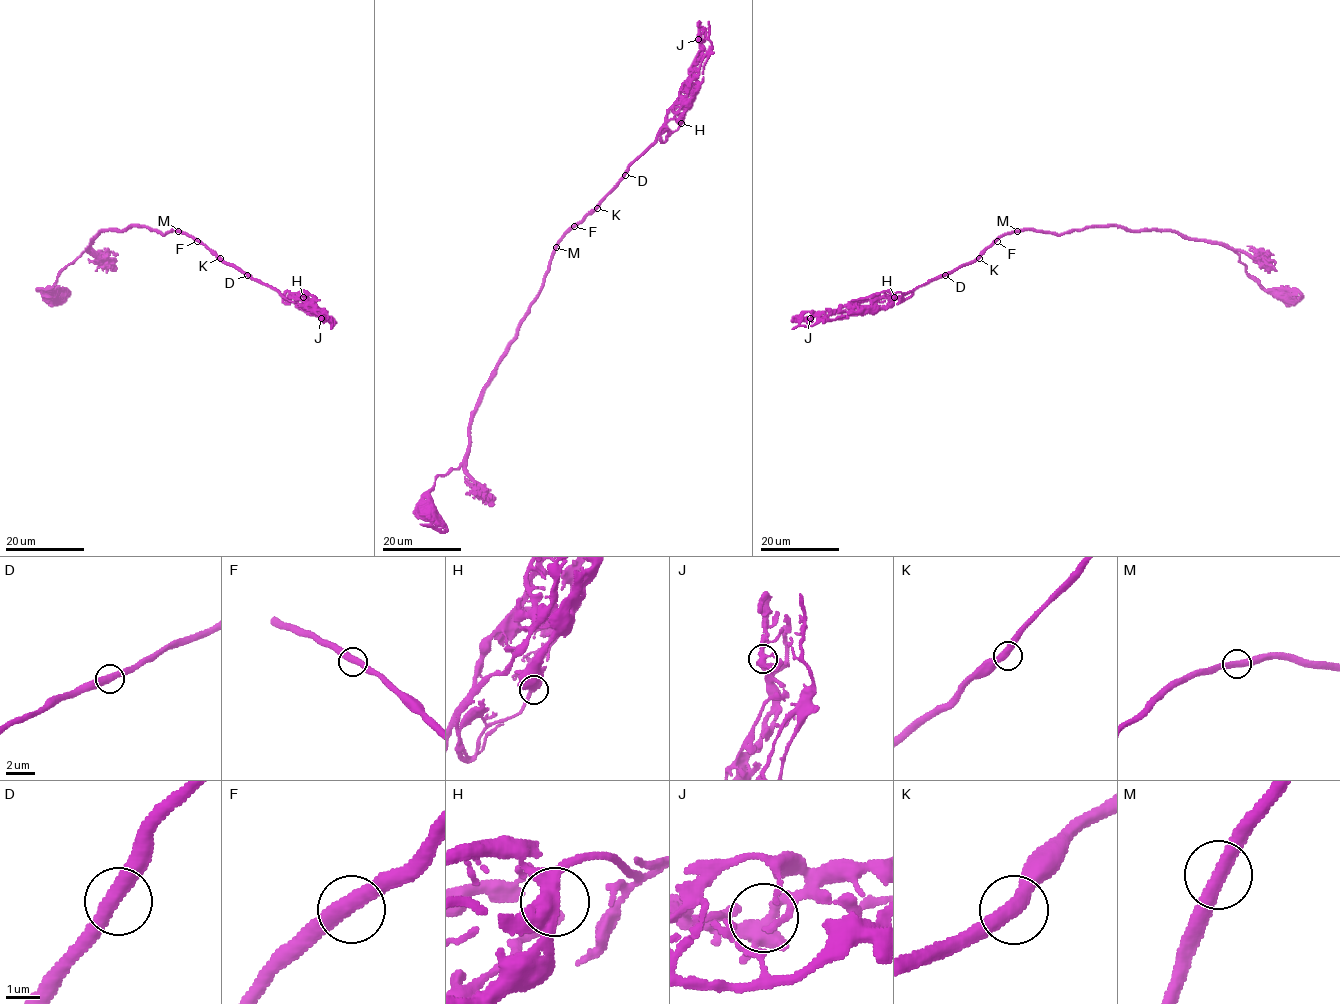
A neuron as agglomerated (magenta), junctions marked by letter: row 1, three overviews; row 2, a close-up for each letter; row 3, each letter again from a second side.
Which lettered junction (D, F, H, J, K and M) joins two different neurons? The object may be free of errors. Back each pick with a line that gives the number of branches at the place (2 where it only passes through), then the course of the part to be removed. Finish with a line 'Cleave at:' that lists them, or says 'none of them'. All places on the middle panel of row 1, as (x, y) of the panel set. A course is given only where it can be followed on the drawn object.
Cleave at: none of them

